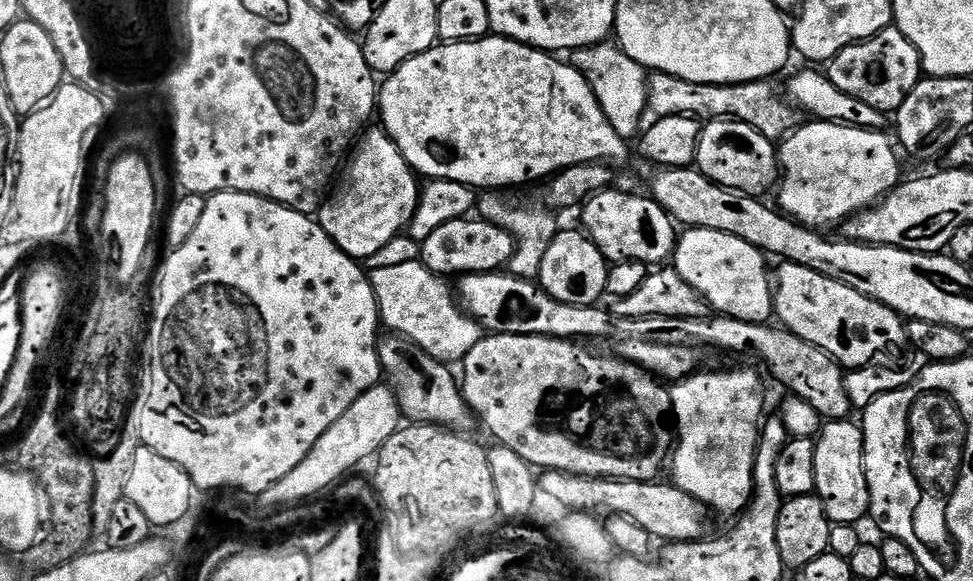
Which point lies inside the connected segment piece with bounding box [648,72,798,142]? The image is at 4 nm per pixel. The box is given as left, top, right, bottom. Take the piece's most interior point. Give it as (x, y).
(755, 104)

